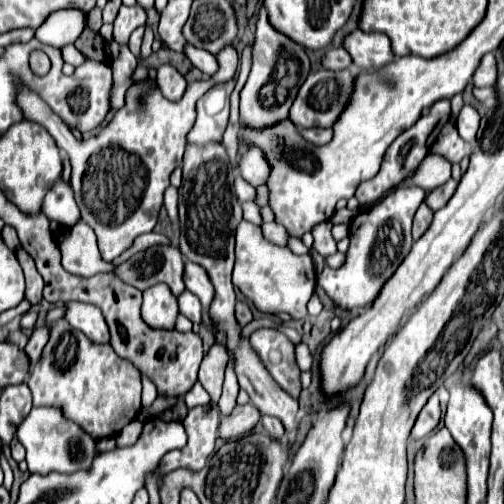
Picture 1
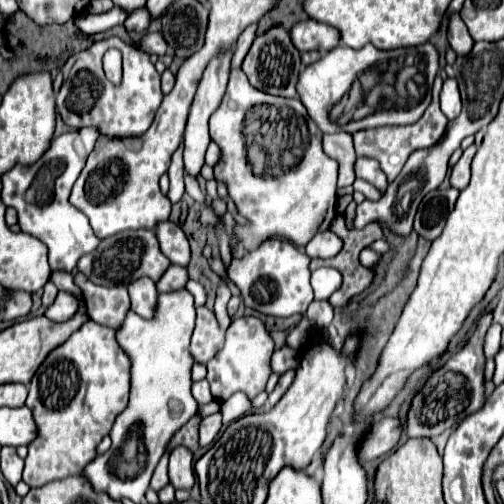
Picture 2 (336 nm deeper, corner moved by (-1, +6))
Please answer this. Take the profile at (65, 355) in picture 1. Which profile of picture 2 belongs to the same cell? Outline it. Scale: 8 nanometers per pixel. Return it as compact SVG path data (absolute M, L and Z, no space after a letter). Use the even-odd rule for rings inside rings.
M88 320L62 346L52 350L36 370L26 406L32 410L38 434L28 444L24 482L30 488L82 474L96 458L96 446L128 404L130 362L114 338L114 330Z

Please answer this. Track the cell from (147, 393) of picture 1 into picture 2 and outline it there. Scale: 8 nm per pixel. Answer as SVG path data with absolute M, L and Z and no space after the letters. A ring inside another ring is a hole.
M138 278L128 284L128 294L130 294L130 308L144 318L152 318L158 298L156 284L150 278Z

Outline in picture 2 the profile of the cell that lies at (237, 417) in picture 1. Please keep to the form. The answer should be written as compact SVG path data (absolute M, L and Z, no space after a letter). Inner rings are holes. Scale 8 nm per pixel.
M220 412L202 418L200 420L200 428L198 428L198 444L200 446L210 446L216 440L220 428L222 428L222 416L220 416Z

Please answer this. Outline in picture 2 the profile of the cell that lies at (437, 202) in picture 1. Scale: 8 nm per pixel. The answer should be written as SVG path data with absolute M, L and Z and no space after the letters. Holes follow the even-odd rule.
M472 144L470 148L466 148L460 156L460 160L454 164L452 168L452 174L450 174L450 184L458 190L462 190L464 186L468 186L468 180L470 180L470 164L472 164L472 158L476 154L476 146Z

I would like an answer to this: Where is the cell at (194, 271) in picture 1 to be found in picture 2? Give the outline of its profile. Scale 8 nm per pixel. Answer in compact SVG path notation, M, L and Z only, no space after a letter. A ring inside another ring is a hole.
M170 220L158 222L156 224L156 238L160 242L162 254L178 266L188 266L190 262L190 248L188 248L188 238L182 232L182 228Z

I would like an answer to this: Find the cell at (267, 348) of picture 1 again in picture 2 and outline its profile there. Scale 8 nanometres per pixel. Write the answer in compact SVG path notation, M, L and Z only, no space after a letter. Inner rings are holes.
M242 316L234 318L228 332L226 332L226 344L224 348L206 364L208 366L208 382L210 390L216 402L228 400L234 392L244 392L250 400L264 392L264 386L272 374L270 370L270 356L274 352L274 342L270 334L266 332L262 320L254 316Z

